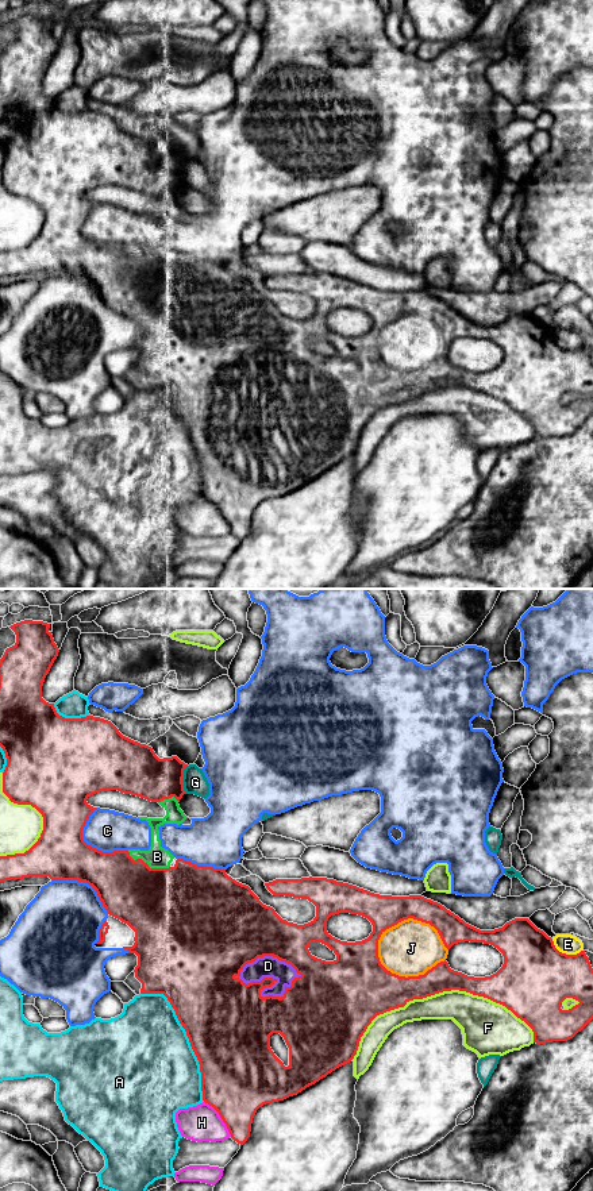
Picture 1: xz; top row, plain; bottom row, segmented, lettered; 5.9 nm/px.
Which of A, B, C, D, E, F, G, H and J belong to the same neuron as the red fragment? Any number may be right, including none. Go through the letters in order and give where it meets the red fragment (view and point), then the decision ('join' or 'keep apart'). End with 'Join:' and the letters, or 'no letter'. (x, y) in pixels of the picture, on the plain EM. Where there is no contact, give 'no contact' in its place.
A: meets red in xz at (188, 432); keep apart
B: meets red in xz at (147, 259); join
C: meets red in xz at (89, 241); keep apart
D: meets red in xz at (266, 350); join
E: meets red in xz at (565, 349); keep apart
F: meets red in xz at (434, 389); keep apart
G: meets red in xz at (181, 174); keep apart
H: meets red in xz at (220, 512); keep apart
J: meets red in xz at (416, 313); join
Join: B, D, J

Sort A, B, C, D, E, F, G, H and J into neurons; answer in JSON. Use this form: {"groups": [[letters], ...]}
{"groups": [["A"], ["B", "D", "J"], ["C"], ["E"], ["F"], ["G"], ["H"]]}

